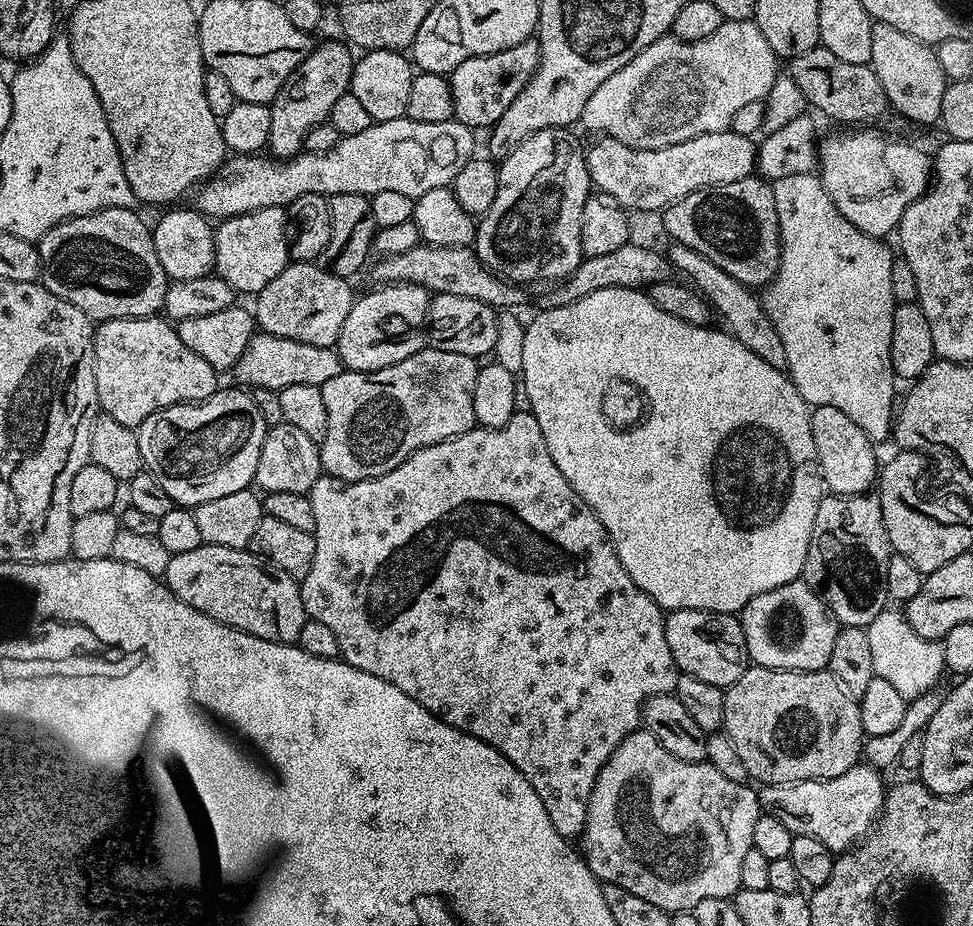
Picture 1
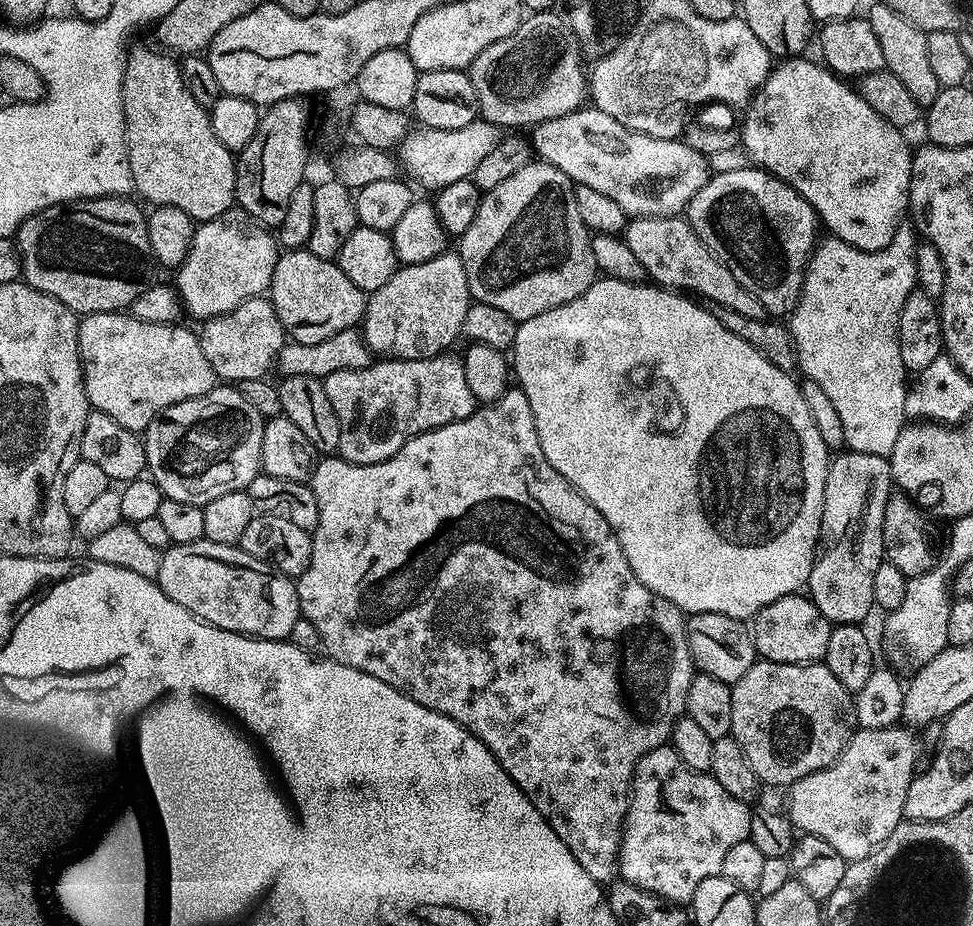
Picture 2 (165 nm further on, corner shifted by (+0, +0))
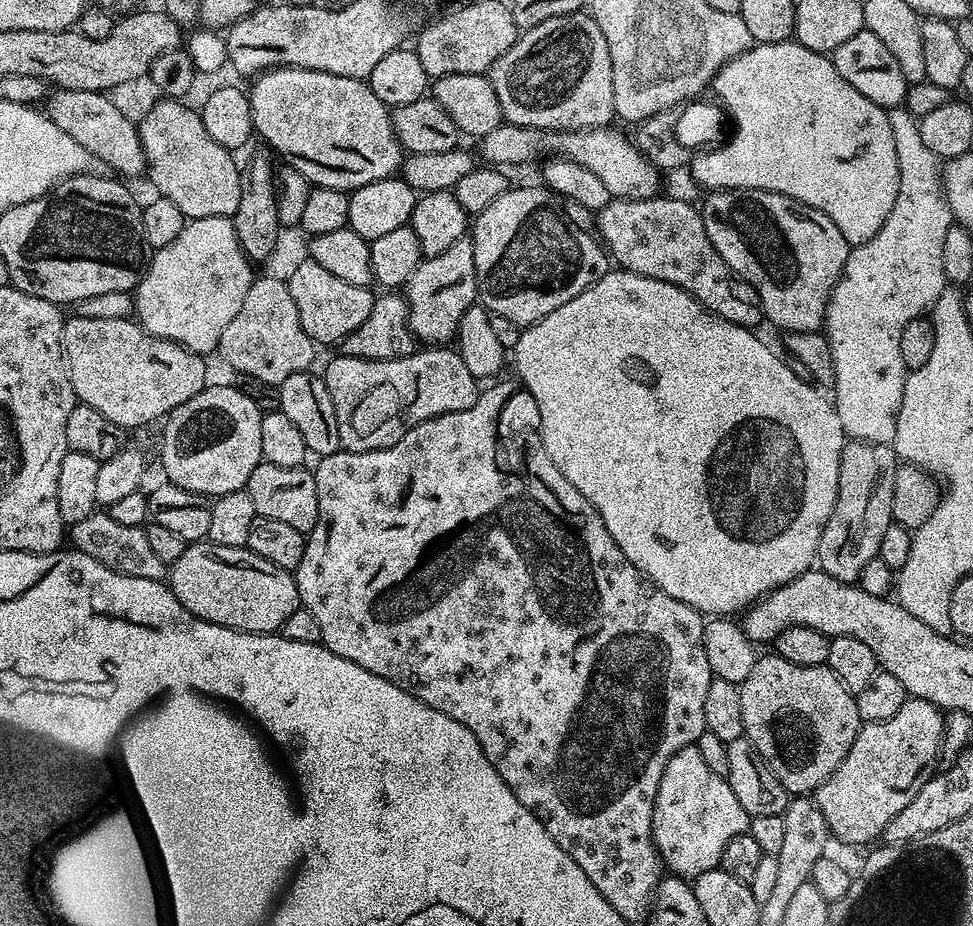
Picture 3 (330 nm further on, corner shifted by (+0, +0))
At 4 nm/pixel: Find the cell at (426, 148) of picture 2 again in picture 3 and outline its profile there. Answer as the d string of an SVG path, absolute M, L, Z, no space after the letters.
M502 122L494 130L482 137L484 144L480 152L485 156L487 163L492 166L504 166L500 164L528 164L531 160L539 161L541 158L559 158L561 160L573 160L578 166L586 166L601 182L606 185L609 197L621 200L645 200L657 195L661 191L660 177L662 172L631 139L628 140L620 132L615 132L615 127L587 128L585 132L546 132L543 128L523 128L517 124Z

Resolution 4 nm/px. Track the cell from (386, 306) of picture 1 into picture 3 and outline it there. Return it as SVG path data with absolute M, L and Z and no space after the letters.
M471 239L454 242L450 250L421 259L420 265L408 279L402 295L408 302L408 323L417 341L448 342L456 335L462 314L477 303L474 274L474 246Z

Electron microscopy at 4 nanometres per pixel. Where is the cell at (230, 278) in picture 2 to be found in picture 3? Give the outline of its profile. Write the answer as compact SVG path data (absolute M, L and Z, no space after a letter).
M226 216L188 220L170 246L155 249L134 289L134 316L151 336L173 340L207 357L220 346L222 330L238 315L254 279L253 261L244 255L235 223Z

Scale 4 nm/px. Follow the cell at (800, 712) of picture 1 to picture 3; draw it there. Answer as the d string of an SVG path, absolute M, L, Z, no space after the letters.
M775 654L761 655L754 670L738 685L742 698L744 736L758 750L770 770L789 794L812 794L846 758L854 738L862 727L856 696L823 664L798 666Z

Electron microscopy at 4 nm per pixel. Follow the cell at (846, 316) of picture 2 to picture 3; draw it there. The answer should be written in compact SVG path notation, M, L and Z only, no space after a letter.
M901 106L888 112L888 121L890 130L894 130L894 150L898 150L898 198L882 230L878 230L872 240L855 245L849 251L846 266L828 300L822 325L828 338L830 354L834 358L834 403L844 427L844 435L875 444L892 444L896 439L898 410L902 410L906 375L900 349L902 330L906 330L909 322L921 319L931 310L938 294L944 292L946 281L942 270L942 248L946 230L954 224L942 187L942 161L934 154L934 150L926 147L919 119L907 107Z

